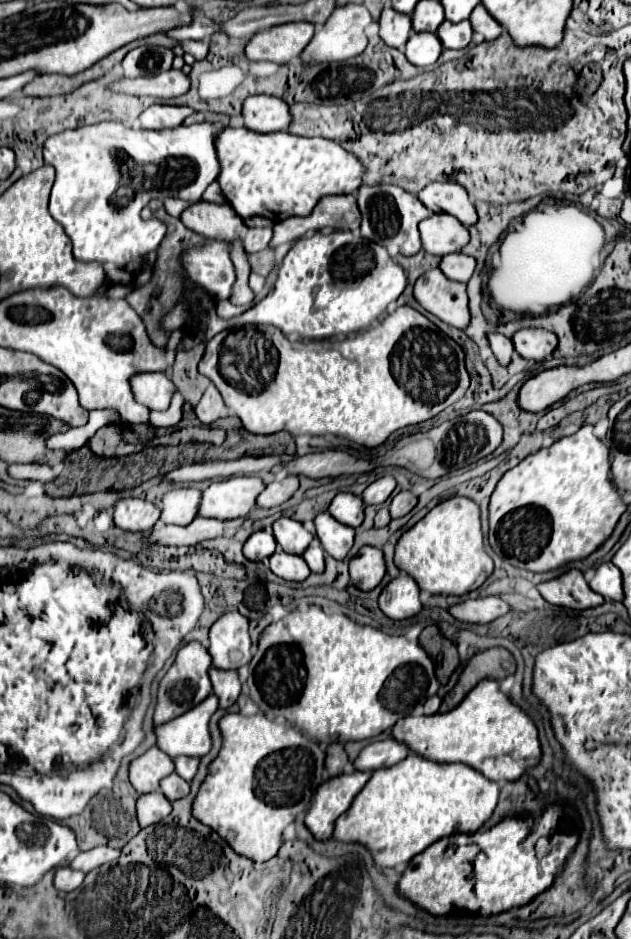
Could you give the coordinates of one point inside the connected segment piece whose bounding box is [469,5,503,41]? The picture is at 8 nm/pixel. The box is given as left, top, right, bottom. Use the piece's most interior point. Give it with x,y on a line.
482,22

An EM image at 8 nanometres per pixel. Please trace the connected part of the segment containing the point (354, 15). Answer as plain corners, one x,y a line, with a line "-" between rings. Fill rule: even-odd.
349,3
345,7
337,7
331,17
317,27
313,41
309,41
309,45
305,47
303,55
307,59
303,59
305,65
315,65
315,63
329,63
329,61
345,61
351,57
357,57
365,51
367,47
367,35
365,29
371,25
371,15
365,9
365,5
357,5
357,3

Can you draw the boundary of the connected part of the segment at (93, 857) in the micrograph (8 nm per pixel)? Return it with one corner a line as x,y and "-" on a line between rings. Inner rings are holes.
95,847
91,851
81,851
69,863
69,867
77,869
77,871
83,871
83,873
89,873
91,869
95,869
103,863
113,863
117,857
119,857
119,851
113,849
113,847

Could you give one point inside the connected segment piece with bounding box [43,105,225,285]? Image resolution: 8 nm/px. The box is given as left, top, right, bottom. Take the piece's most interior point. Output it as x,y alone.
98,206

